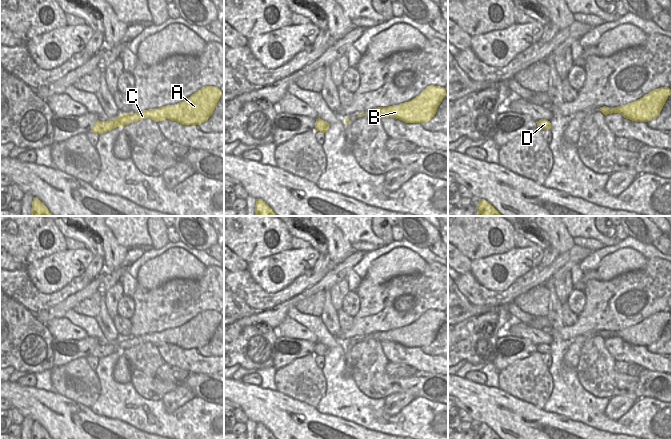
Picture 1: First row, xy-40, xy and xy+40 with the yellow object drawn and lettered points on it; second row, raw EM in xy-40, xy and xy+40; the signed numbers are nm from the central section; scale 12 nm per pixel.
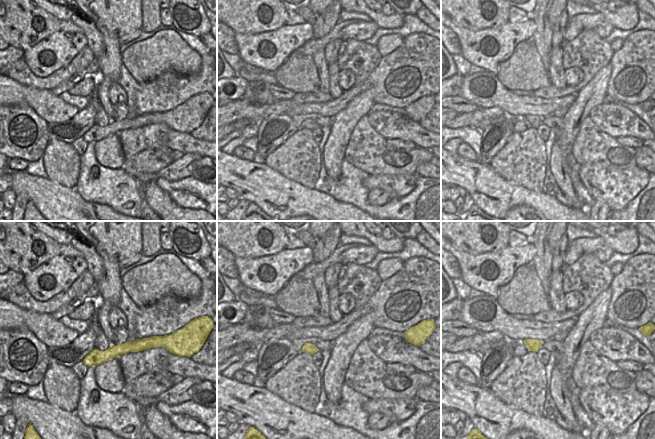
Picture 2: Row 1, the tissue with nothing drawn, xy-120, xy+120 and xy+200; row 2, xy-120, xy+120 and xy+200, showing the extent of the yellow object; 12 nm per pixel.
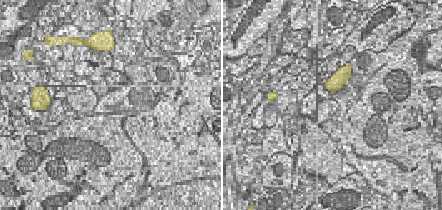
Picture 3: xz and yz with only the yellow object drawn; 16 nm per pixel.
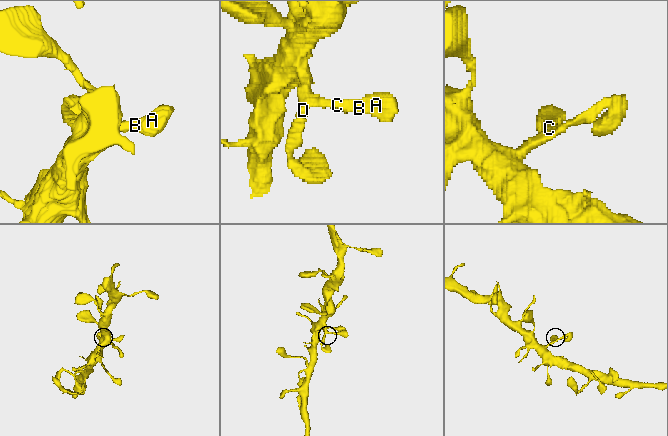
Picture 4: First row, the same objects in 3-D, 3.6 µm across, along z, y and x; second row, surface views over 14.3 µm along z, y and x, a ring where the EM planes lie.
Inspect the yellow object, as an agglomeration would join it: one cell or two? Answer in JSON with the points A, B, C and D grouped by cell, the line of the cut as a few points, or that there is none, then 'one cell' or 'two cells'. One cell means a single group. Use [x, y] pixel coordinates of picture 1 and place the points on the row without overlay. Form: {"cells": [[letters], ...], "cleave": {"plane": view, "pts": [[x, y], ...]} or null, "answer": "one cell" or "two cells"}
{"cells": [["A", "B", "C", "D"]], "cleave": null, "answer": "one cell"}

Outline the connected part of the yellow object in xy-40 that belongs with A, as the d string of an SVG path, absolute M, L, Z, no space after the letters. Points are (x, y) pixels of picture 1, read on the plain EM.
M202 311L190 321L175 329L166 329L158 333L149 333L138 337L121 338L117 342L108 345L98 344L91 356L106 357L116 351L122 352L132 346L146 342L150 342L155 346L170 343L182 349L199 349L210 342L221 319L222 316L218 311Z

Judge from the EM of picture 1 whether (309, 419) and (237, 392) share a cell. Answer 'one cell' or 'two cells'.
one cell

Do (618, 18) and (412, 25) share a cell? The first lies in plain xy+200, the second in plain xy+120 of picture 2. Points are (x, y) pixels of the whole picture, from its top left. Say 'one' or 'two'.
two

